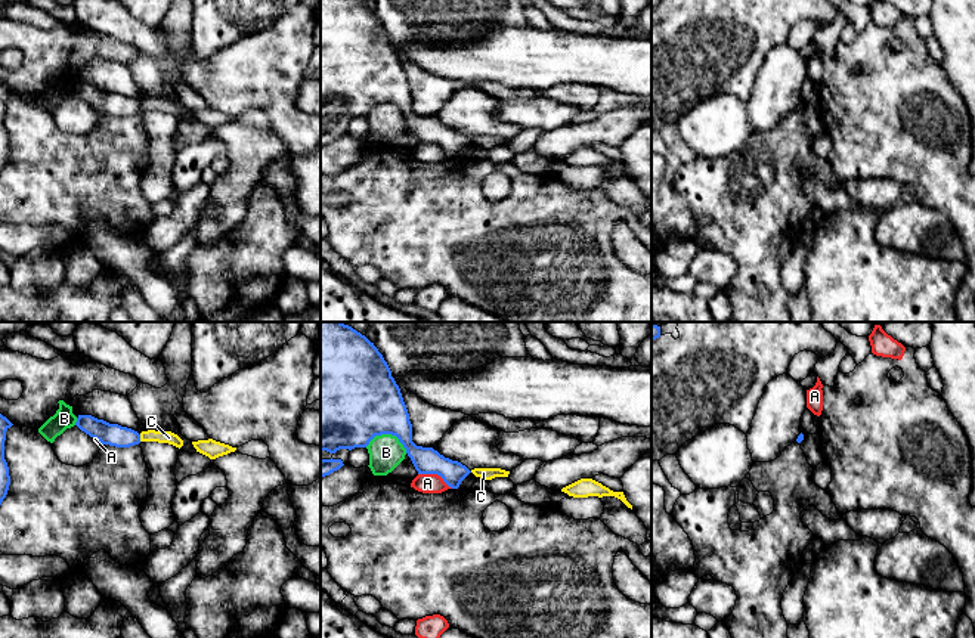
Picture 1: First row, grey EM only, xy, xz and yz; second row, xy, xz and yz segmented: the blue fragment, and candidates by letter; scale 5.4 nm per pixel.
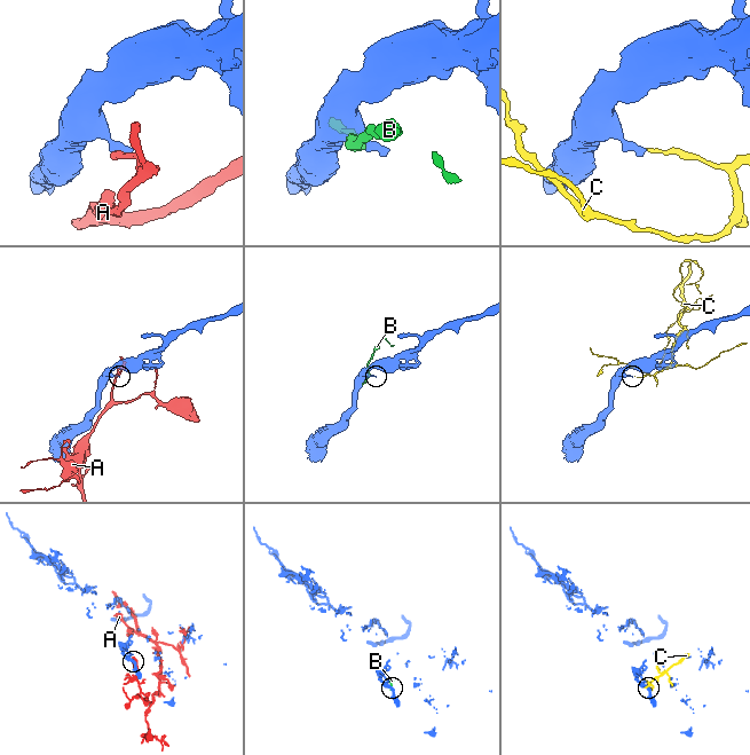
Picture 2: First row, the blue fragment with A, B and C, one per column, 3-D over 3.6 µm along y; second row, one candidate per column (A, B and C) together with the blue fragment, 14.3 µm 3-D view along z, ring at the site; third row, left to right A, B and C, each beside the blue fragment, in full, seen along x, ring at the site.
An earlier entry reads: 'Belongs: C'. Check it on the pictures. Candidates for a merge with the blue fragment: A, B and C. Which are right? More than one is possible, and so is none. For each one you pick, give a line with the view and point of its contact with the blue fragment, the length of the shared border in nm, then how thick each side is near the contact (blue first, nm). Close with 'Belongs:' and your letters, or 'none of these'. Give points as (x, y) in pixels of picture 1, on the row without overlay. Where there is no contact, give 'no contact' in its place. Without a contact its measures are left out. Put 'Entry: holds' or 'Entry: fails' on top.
Entry: fails
Belongs: none of these

